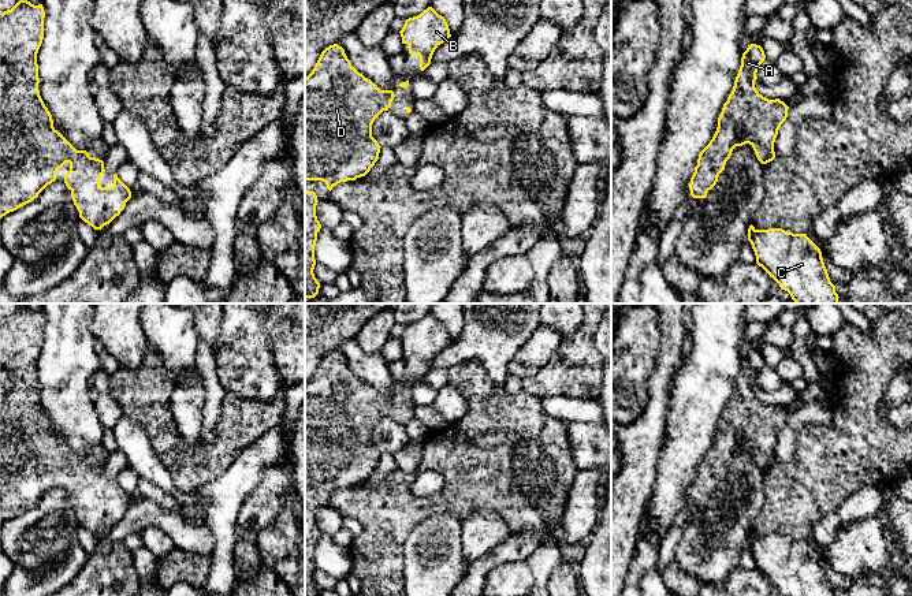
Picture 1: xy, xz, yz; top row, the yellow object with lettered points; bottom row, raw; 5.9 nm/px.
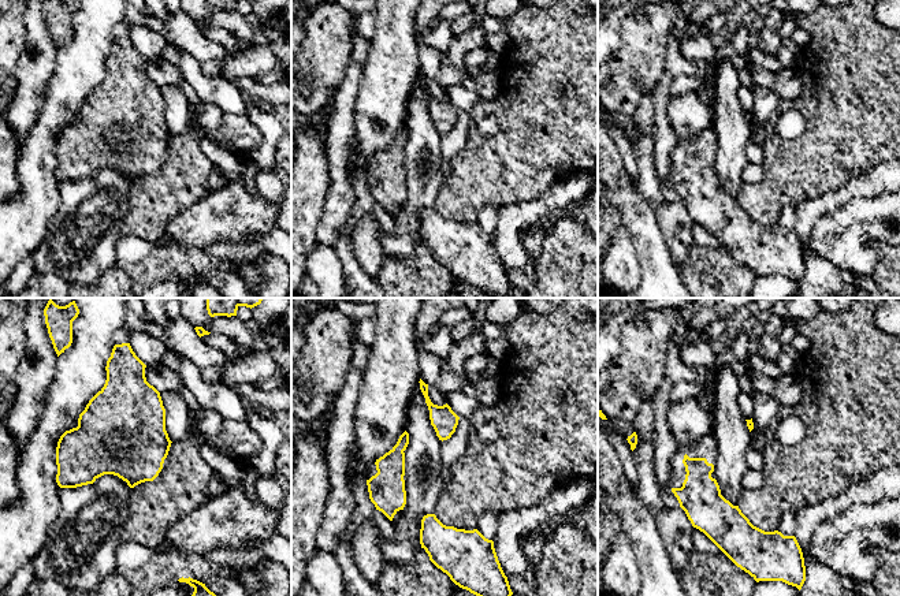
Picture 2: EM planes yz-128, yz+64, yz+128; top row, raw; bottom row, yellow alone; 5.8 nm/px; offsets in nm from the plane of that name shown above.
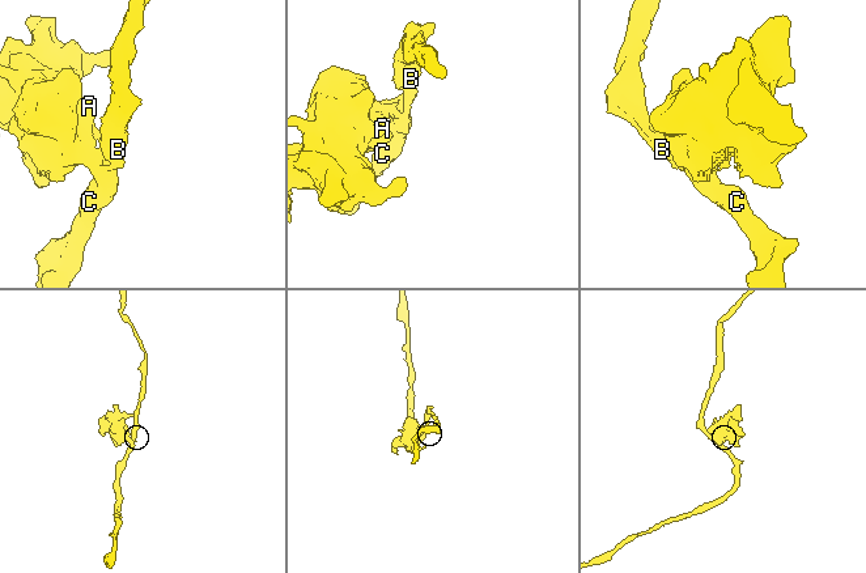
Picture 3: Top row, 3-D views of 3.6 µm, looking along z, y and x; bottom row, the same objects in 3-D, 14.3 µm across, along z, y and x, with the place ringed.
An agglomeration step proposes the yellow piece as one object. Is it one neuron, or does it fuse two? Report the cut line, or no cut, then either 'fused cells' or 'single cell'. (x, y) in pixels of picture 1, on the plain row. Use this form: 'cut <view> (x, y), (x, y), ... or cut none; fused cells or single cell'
cut none; single cell

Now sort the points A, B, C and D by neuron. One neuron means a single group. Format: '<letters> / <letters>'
A B C D

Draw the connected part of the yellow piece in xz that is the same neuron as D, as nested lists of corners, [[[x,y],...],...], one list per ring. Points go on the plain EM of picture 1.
[[[334,350],[325,354],[305,384],[305,487],[323,487],[331,498],[340,488],[365,483],[377,468],[381,454],[372,443],[372,431],[383,417],[388,417],[394,403],[392,396],[380,396],[360,380],[342,353]]]

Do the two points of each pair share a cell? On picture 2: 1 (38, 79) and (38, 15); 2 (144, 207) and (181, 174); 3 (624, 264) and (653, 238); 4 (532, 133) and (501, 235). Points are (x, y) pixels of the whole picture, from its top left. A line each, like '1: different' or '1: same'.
1: same
2: same
3: different
4: different

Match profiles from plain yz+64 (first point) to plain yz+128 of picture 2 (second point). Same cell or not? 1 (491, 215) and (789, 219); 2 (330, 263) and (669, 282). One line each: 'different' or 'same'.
1: same
2: different

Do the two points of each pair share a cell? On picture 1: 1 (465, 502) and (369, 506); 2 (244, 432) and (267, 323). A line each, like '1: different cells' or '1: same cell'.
1: same cell
2: different cells

